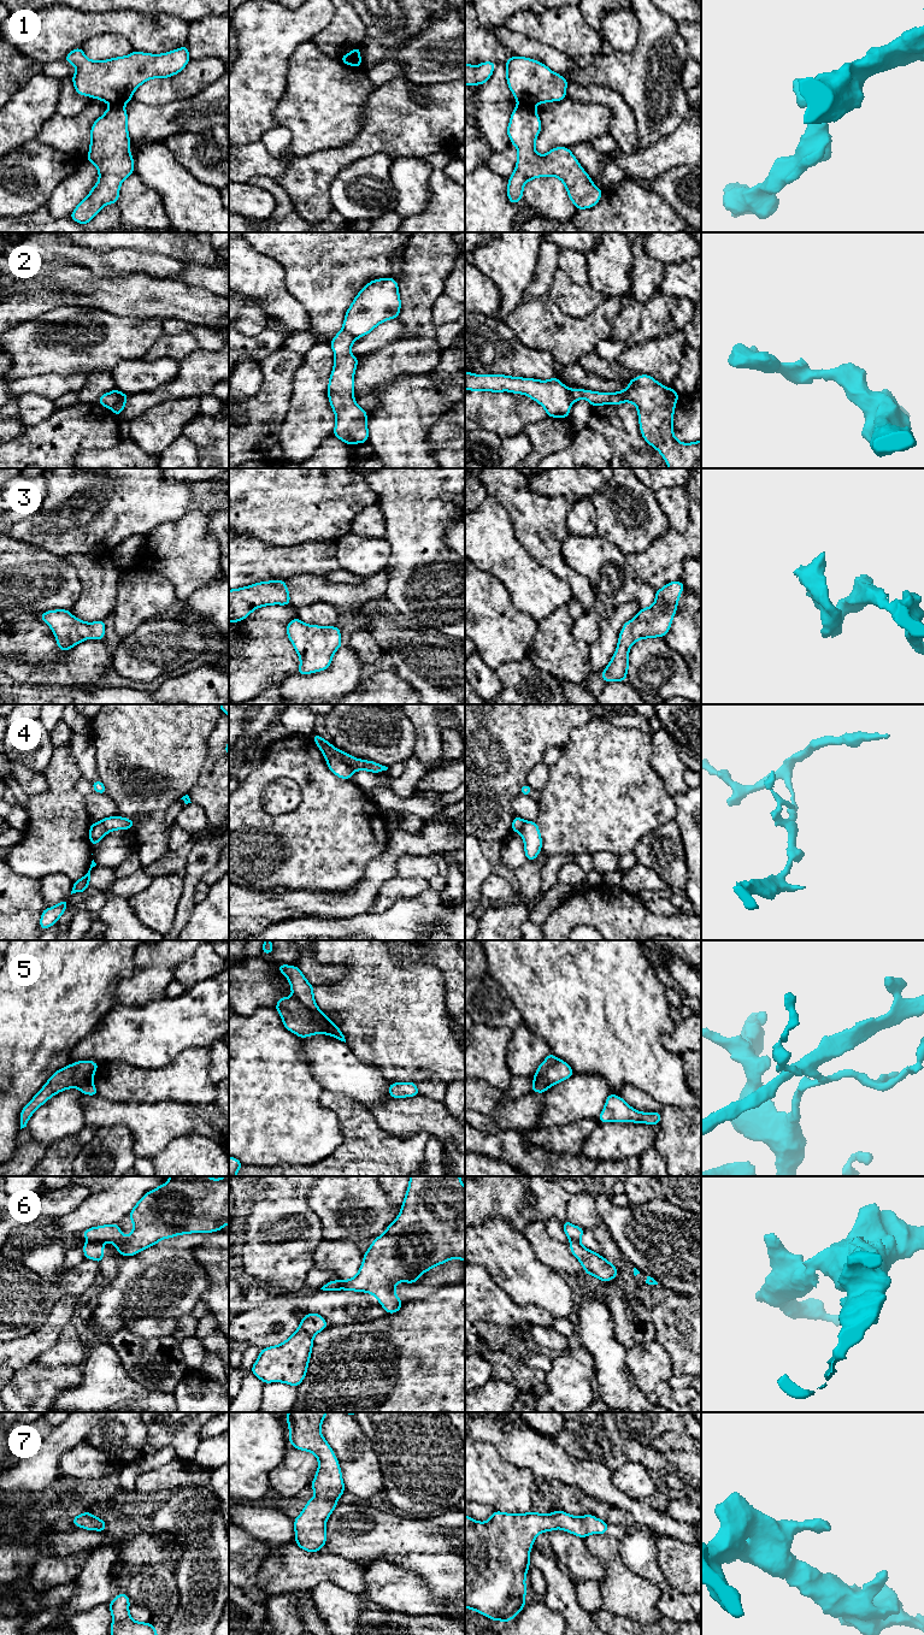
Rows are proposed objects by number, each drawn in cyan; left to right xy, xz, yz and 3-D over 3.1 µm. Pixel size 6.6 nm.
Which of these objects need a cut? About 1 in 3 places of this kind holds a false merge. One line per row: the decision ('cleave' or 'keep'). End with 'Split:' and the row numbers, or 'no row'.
1: cleave
2: cleave
3: keep
4: cleave
5: cleave
6: cleave
7: keep
Split: 1, 2, 4, 5, 6

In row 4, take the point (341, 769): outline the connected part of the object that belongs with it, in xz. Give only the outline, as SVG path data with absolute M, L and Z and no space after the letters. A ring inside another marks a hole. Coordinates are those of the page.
M328 757L325 759L329 769L339 778L342 779L352 779L353 771L352 768L345 763L342 760L337 757Z

